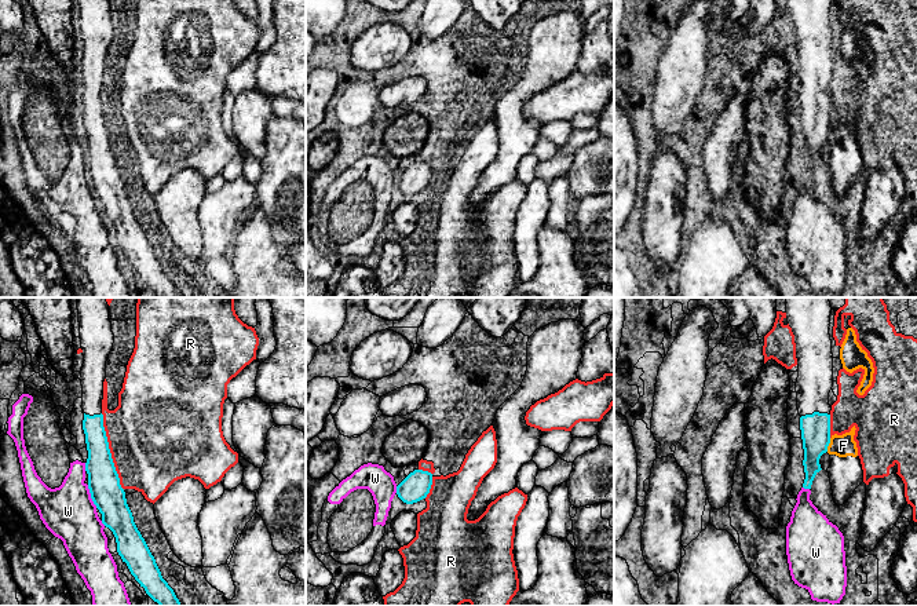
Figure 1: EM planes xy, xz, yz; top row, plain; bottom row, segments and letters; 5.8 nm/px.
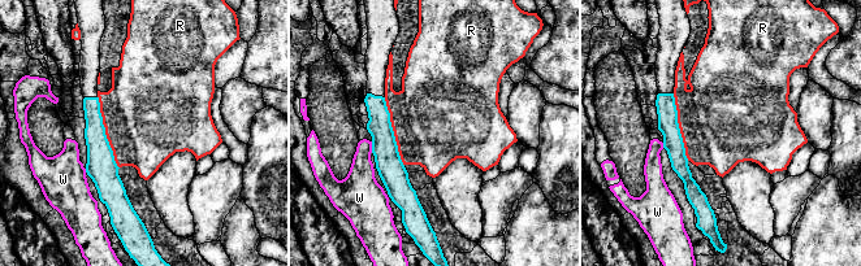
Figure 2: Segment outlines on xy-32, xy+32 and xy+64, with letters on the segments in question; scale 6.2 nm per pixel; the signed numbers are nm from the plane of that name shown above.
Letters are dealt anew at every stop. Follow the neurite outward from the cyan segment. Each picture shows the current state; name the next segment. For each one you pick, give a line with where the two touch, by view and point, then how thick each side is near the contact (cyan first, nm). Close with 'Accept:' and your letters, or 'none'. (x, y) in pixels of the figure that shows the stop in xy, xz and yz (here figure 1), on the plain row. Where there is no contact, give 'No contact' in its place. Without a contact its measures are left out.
Accept: none

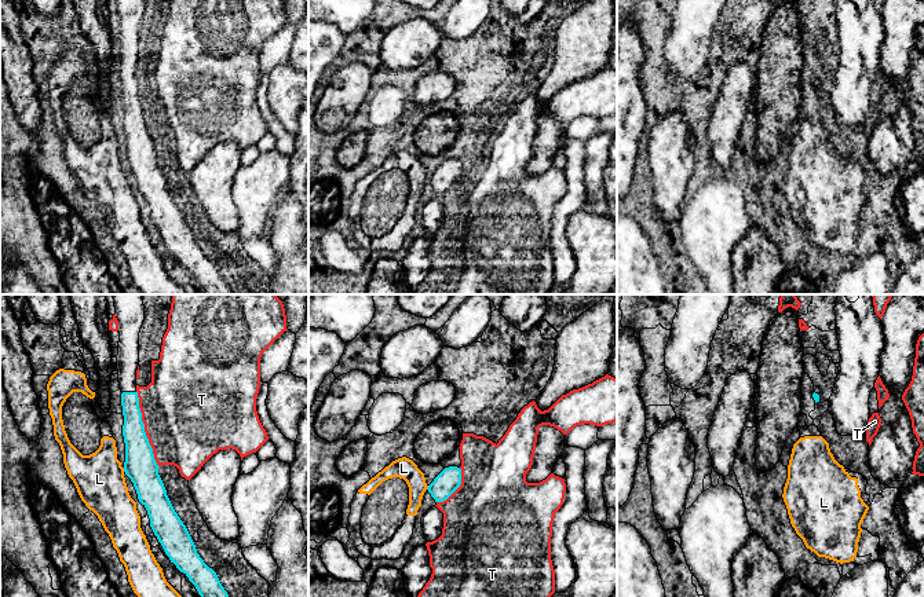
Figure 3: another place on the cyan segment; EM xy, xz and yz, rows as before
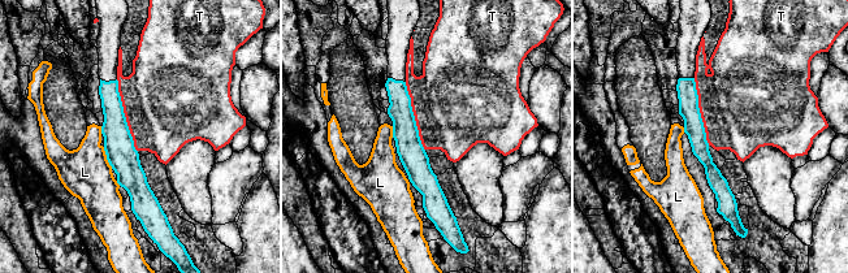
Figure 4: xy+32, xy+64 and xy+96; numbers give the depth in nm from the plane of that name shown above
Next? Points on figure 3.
Accept: none

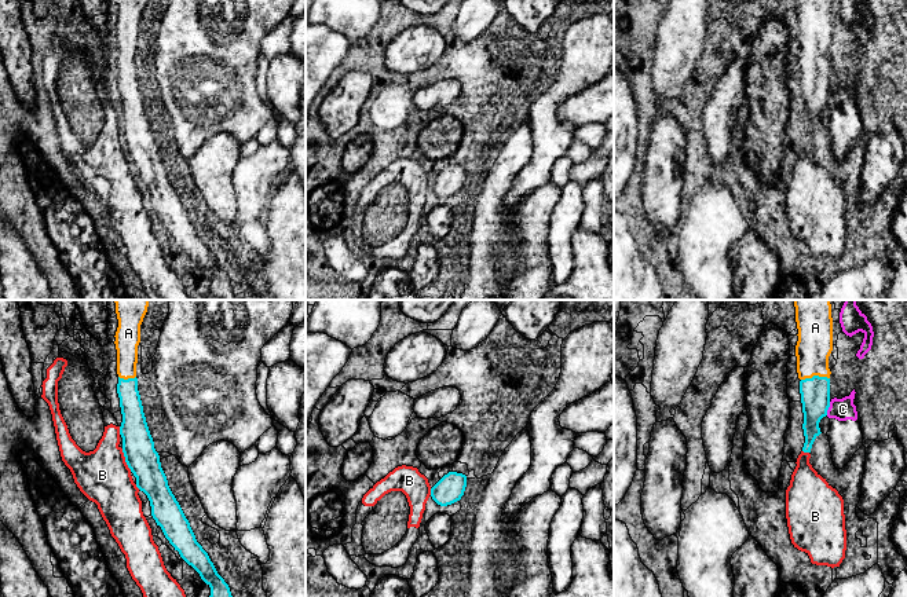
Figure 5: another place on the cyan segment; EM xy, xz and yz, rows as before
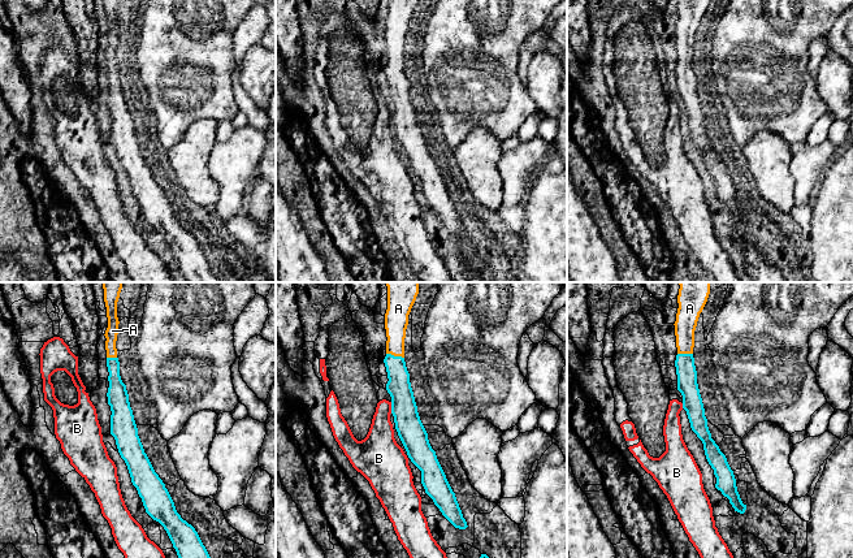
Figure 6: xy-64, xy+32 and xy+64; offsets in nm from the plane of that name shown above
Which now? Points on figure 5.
A: Touches cyan at yz (815, 68). Thickness 180 nm (cyan) against 200 nm
Accept: A

